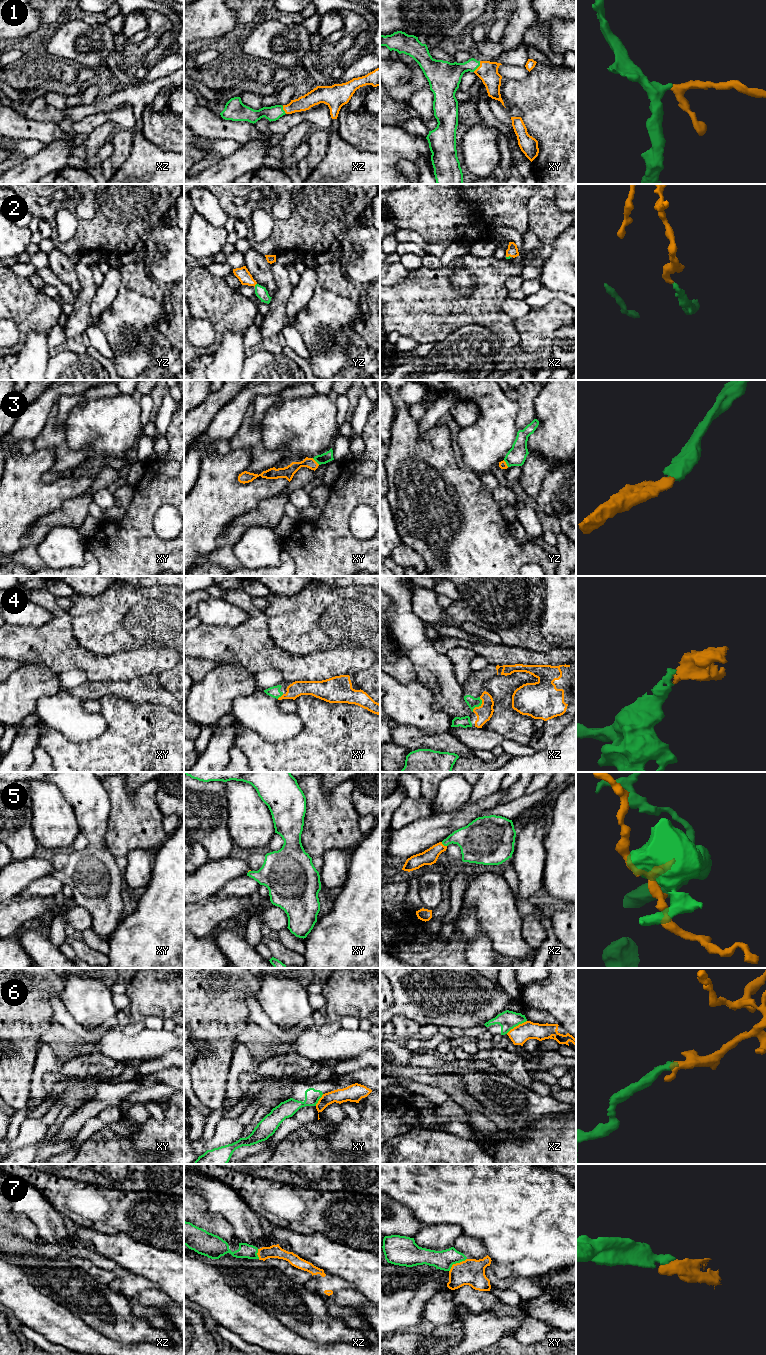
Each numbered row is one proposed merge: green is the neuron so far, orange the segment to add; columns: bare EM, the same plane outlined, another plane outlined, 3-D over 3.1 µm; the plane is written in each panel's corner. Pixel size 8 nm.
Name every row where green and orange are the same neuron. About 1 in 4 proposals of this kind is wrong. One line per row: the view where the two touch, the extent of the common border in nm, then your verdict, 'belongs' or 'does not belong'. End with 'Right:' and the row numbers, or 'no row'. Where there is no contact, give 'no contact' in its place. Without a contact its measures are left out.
1: contact in xy; length 110 nm; belongs
2: contact in yz; length 40 nm; belongs
3: contact in xy; length 80 nm; belongs
4: contact in xz; length 140 nm; belongs
5: contact in xz; length 60 nm; belongs
6: contact in xz; length 200 nm; does not belong
7: contact in xy; length 180 nm; belongs
Right: 1, 2, 3, 4, 5, 7

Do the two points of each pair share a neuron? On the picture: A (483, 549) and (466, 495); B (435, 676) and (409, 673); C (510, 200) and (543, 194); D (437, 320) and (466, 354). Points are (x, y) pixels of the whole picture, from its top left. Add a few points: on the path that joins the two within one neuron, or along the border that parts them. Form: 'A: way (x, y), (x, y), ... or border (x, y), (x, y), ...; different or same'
A: way (470, 536), (466, 532), (466, 508); same
B: border (407, 656), (418, 677); different
C: border (535, 194), (529, 199), (527, 204), (527, 219); different
D: border (461, 325), (435, 343); different

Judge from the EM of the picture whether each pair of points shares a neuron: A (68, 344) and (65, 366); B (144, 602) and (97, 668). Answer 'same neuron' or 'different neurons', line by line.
A: different neurons
B: different neurons

